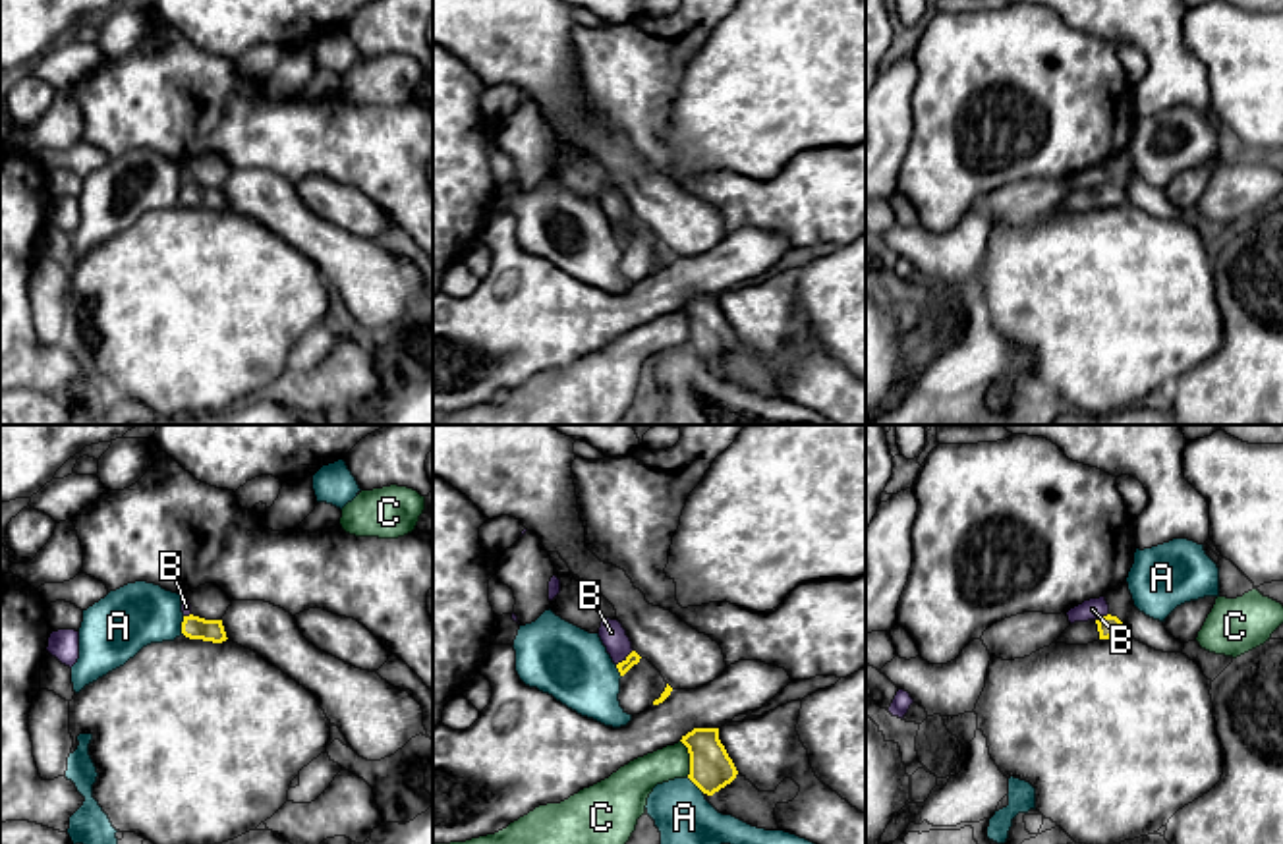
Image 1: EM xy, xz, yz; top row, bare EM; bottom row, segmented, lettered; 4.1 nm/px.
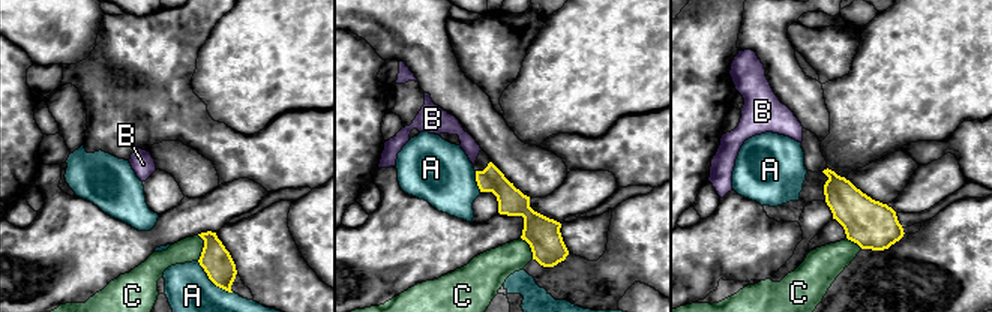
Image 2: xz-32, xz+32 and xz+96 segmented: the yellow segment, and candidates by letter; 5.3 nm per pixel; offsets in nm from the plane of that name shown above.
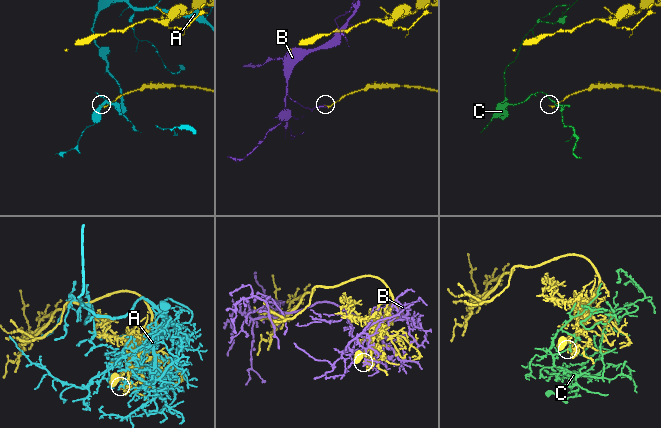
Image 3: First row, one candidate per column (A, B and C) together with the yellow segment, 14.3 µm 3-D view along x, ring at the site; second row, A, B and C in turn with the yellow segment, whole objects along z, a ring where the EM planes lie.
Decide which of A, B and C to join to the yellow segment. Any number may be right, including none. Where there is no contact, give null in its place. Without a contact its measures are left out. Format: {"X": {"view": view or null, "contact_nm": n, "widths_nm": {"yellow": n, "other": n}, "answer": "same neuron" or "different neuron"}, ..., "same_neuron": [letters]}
{"A": {"view": "xy", "contact_nm": 80, "widths_nm": {"yellow": 100, "other": 260}, "answer": "different neuron"}, "B": {"view": "xz", "contact_nm": 100, "widths_nm": {"yellow": 50, "other": 110}, "answer": "different neuron"}, "C": {"view": "xz", "contact_nm": 160, "widths_nm": {"yellow": 180, "other": 160}, "answer": "different neuron"}, "same_neuron": []}

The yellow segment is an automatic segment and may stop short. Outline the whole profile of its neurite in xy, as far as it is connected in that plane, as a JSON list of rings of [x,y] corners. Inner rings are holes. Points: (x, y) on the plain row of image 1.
[[[193,182],[184,183],[182,201],[189,207],[203,207],[213,211],[222,211],[228,207],[222,187],[205,187]]]

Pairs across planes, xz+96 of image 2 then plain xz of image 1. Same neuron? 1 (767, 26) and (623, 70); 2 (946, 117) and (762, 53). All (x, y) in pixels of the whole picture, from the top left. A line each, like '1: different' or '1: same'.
1: different
2: same

